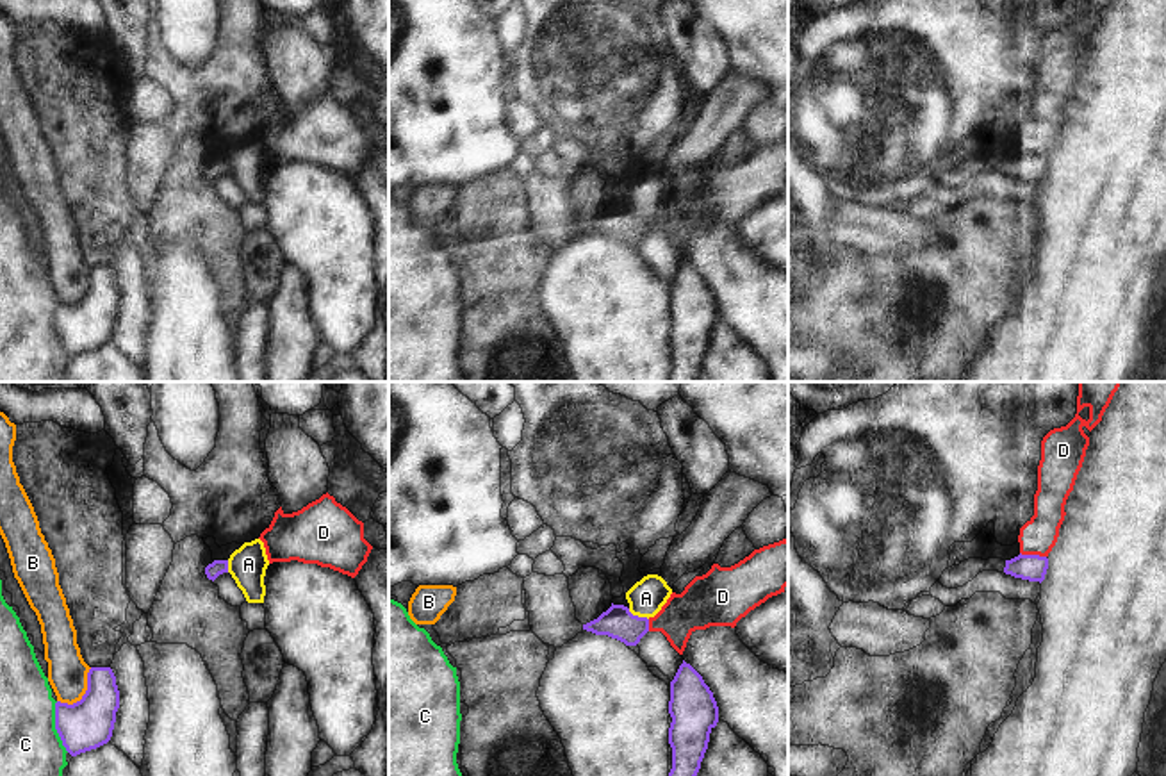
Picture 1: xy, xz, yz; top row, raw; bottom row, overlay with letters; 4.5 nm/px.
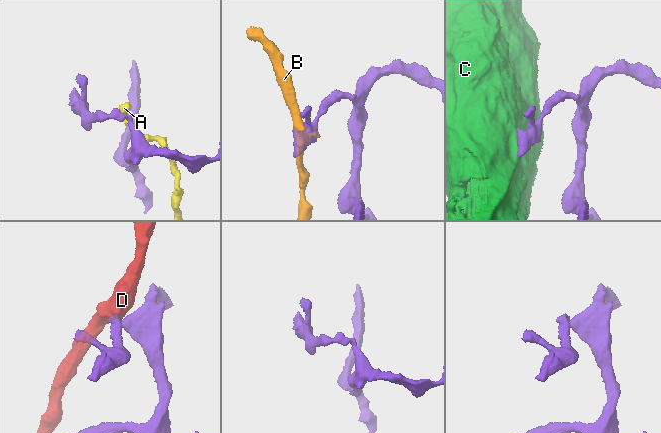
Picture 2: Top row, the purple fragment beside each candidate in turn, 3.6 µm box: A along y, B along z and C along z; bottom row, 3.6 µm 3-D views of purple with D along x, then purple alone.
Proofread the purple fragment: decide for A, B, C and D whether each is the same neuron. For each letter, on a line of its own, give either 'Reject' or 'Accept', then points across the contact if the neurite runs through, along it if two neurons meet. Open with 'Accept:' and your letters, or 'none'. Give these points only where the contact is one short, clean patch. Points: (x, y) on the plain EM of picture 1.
Accept: none
A: Reject
B: Reject
C: Reject
D: Reject

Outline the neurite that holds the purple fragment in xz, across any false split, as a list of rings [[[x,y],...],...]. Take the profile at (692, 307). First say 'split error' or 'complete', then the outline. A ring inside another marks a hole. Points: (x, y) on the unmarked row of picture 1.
complete; [[[685,260],[670,282],[669,314],[672,318],[669,382],[694,382],[708,350],[710,334],[718,323],[718,307],[702,277]]]

